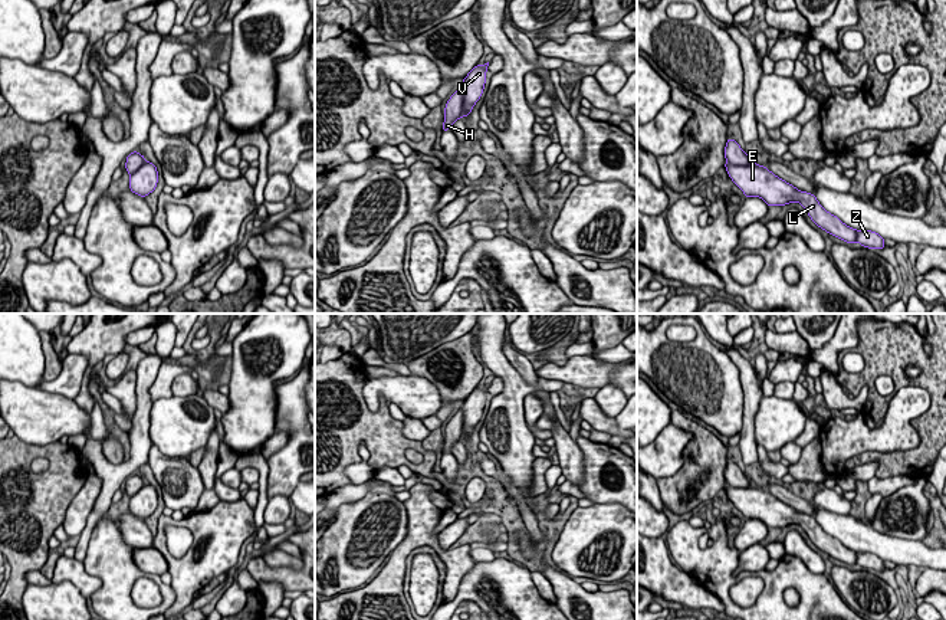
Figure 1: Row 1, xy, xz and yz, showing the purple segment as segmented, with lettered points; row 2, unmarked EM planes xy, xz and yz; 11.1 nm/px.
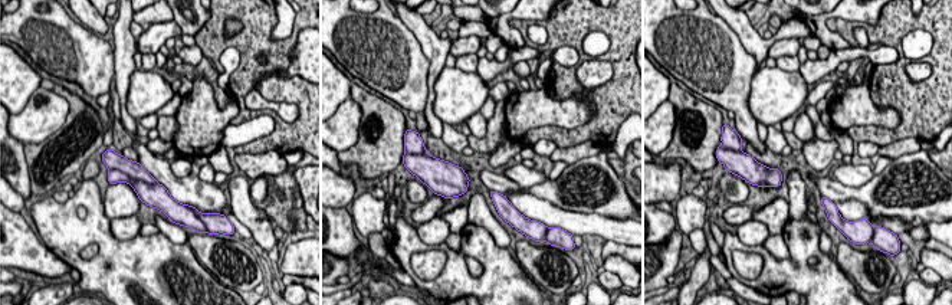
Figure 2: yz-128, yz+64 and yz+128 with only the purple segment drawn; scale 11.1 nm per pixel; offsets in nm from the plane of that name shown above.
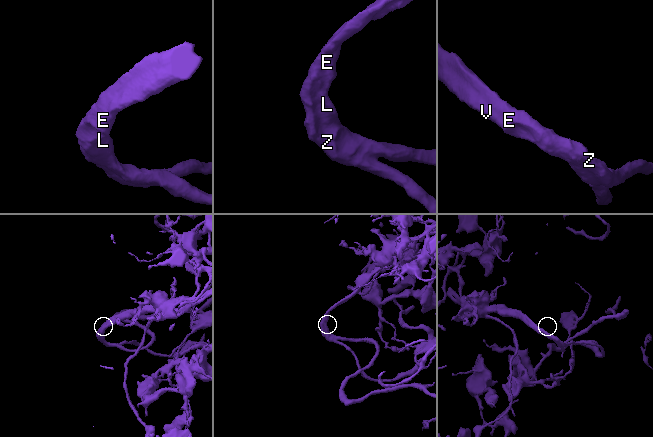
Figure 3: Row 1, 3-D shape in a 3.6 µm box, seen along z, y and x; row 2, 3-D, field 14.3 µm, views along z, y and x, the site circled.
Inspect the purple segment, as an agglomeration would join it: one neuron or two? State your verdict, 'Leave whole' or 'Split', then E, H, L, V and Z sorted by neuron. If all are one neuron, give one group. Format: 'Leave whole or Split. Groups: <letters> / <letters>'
Leave whole. Groups: E H L V Z

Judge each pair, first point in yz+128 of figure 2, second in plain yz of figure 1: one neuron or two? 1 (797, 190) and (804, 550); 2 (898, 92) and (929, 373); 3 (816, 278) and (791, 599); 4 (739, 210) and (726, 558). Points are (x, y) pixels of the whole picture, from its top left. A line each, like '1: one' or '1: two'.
1: one
2: one
3: two
4: two

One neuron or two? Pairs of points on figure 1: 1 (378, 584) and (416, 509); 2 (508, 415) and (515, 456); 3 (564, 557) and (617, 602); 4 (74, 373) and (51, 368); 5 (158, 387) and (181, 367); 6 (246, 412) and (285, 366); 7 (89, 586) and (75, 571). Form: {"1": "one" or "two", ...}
{"1": "one", "2": "one", "3": "two", "4": "two", "5": "one", "6": "one", "7": "one"}

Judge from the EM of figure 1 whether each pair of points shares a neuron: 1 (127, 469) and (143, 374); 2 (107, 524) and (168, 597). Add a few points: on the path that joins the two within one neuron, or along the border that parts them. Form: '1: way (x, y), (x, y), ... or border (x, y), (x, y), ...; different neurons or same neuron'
1: way (140, 446), (143, 397); same neuron
2: way (107, 545), (134, 573), (151, 576); same neuron

